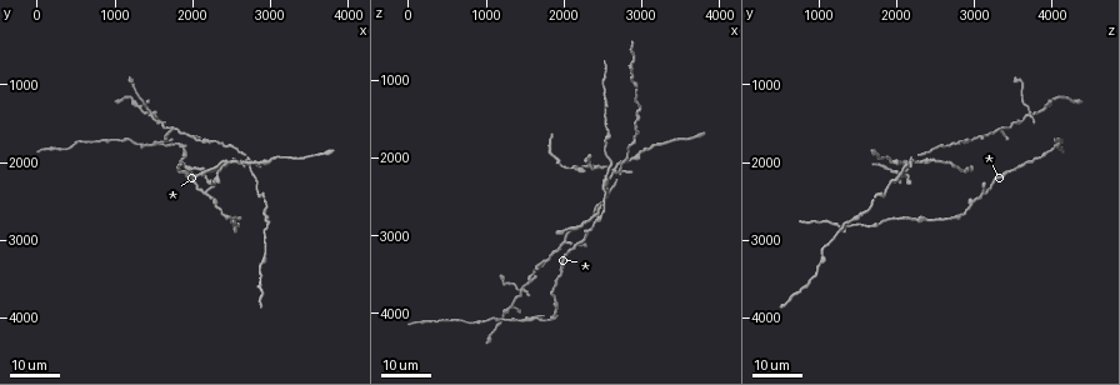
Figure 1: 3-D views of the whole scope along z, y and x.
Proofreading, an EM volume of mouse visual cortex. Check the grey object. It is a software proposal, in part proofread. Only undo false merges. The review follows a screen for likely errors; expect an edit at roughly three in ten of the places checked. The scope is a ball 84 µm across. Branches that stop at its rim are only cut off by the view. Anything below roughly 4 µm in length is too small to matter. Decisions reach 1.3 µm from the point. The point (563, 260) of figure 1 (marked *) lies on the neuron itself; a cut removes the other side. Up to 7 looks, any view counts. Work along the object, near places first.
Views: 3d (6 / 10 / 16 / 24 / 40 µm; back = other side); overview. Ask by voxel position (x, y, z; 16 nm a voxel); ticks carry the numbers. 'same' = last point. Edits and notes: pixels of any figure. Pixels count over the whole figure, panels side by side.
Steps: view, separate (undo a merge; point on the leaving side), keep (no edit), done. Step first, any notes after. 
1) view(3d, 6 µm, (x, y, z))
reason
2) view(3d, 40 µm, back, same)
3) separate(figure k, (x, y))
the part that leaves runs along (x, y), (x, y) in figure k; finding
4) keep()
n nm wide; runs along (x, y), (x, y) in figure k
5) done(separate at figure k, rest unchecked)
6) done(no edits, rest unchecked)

view(3d, 16 µm, (1600, 1750, 4050))

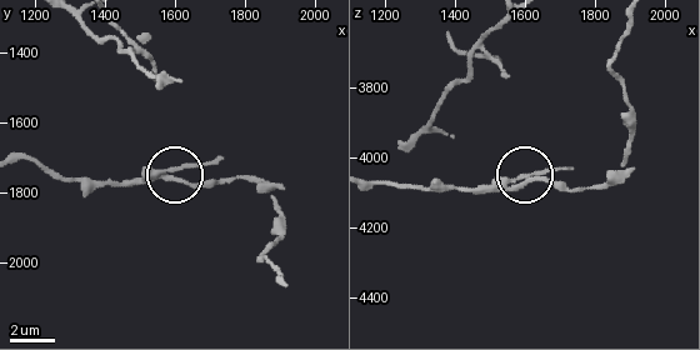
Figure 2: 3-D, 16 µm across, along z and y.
view(3d, 10 µm, (1590, 1760, 4090))

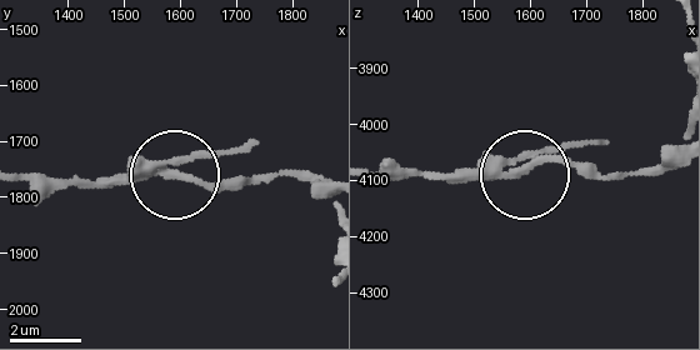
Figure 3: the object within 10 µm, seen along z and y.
separate(figure 3, (186, 161))
3 arms; two neurons meet here

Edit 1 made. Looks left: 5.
view(overview)

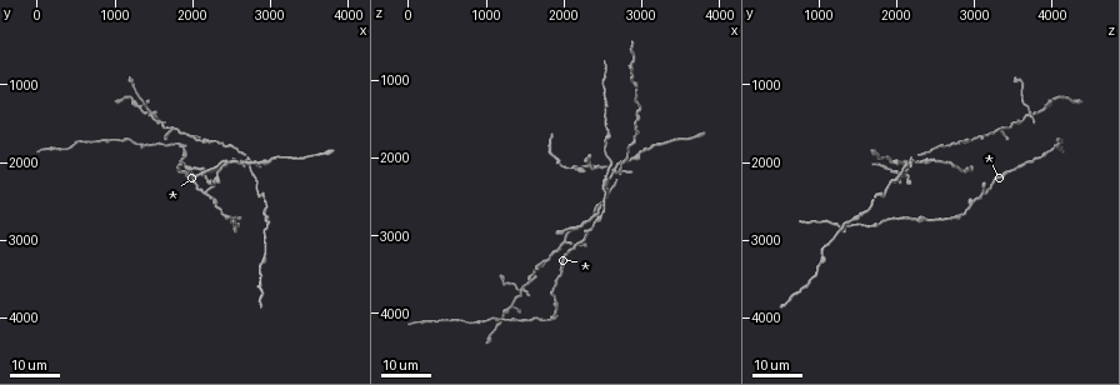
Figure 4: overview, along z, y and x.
view(3d, 16 µm, (2150, 2400, 3100))
branch point

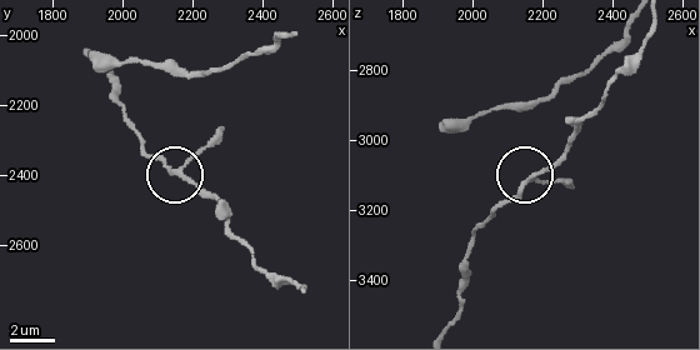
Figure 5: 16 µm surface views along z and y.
view(3d, 10 µm, (2160, 2390, 3110))

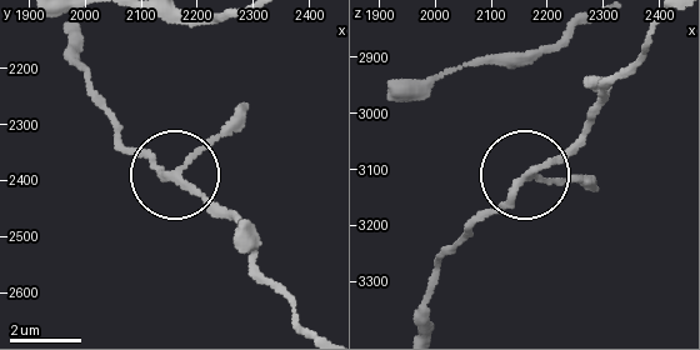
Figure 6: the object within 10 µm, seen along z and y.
keep()
side arm 46 µm; runs along (80, 66), (125, 144), (256, 243) in figure 6; continuous, no second neuron

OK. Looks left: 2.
view(3d, 24 µm, (3000, 2750, 1400))
calibre changes

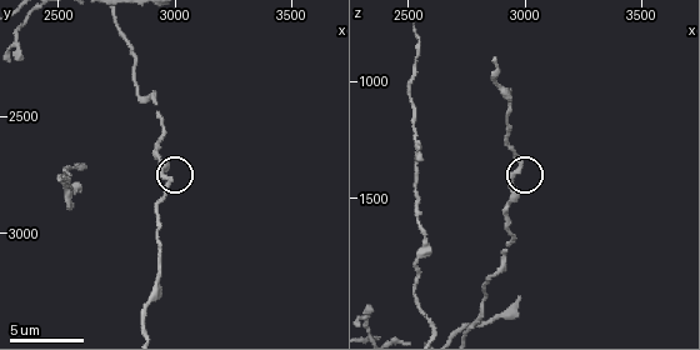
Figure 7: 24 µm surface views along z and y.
view(3d, 6 µm, (2940, 2740, 1410))

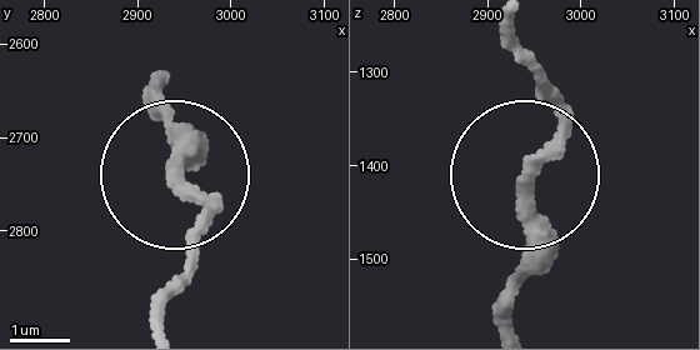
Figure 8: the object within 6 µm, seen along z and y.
keep()
one neuron here

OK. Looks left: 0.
done(separate at figure 3, rest unchecked)

